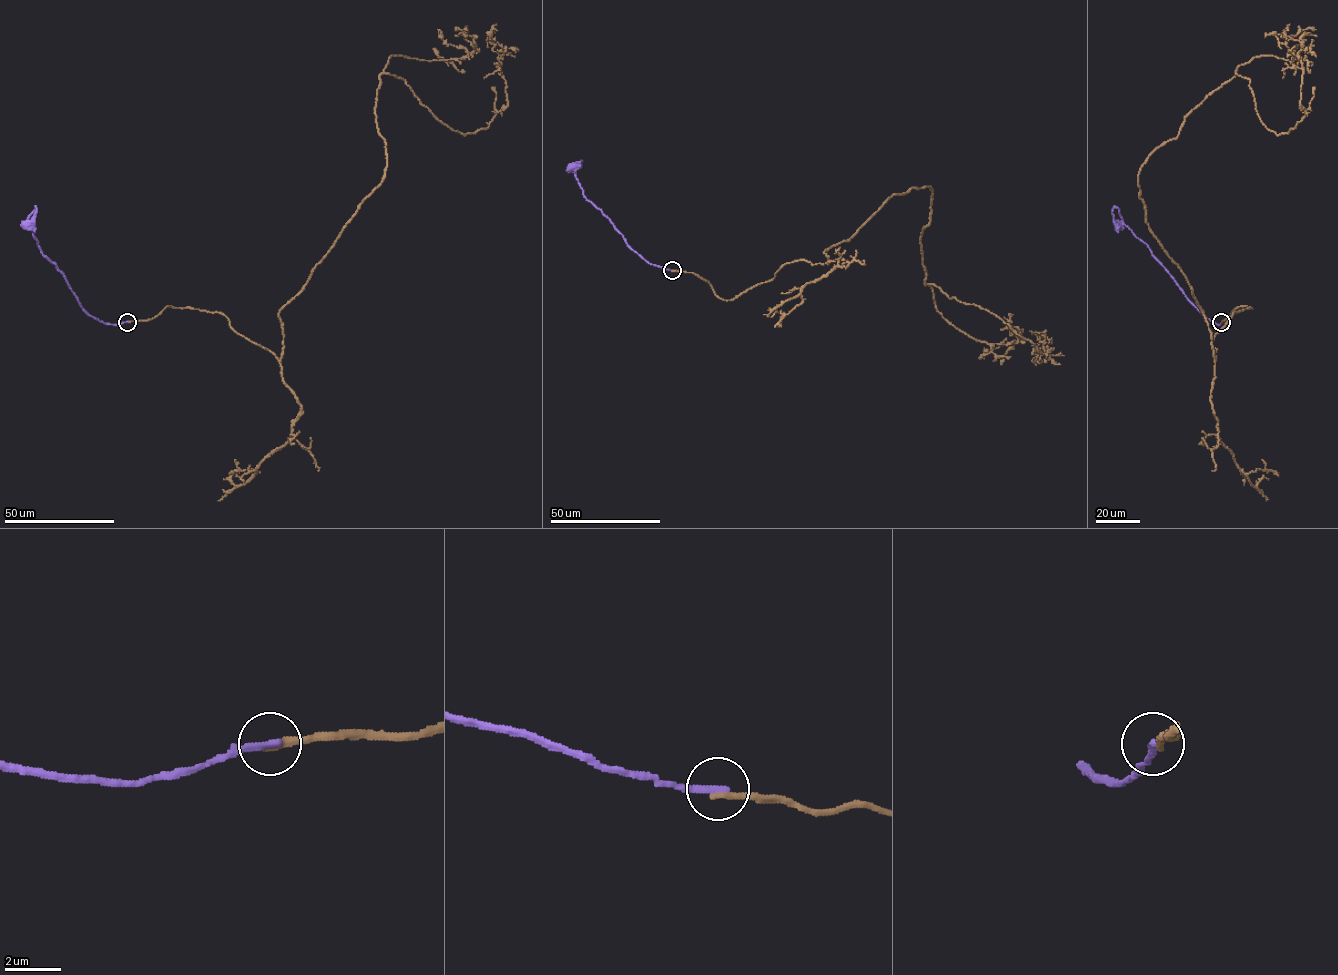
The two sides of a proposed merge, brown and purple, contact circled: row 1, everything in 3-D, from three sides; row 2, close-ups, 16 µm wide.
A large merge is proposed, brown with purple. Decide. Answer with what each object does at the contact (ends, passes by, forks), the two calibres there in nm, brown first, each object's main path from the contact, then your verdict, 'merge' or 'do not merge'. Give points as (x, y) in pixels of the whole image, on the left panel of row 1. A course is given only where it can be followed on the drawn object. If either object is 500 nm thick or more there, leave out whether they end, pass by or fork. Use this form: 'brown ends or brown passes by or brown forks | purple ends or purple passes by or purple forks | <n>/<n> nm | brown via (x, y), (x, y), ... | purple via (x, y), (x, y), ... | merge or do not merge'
brown ends | purple ends | 280/300 nm | brown via (126, 322), (222, 313), (279, 360), (279, 311), (384, 175), (379, 76), (486, 129), (507, 105), (496, 24) | purple via (126, 322), (104, 323), (90, 316), (65, 276), (43, 253), (30, 225), (26, 225) | do not merge

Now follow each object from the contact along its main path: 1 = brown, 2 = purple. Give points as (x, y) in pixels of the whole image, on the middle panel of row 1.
1: (672, 270), (734, 299), (789, 263), (824, 264), (893, 194), (929, 187), (925, 284), (1046, 353), (1042, 337)
2: (672, 270), (650, 264), (627, 244), (610, 220), (585, 198), (572, 167)

